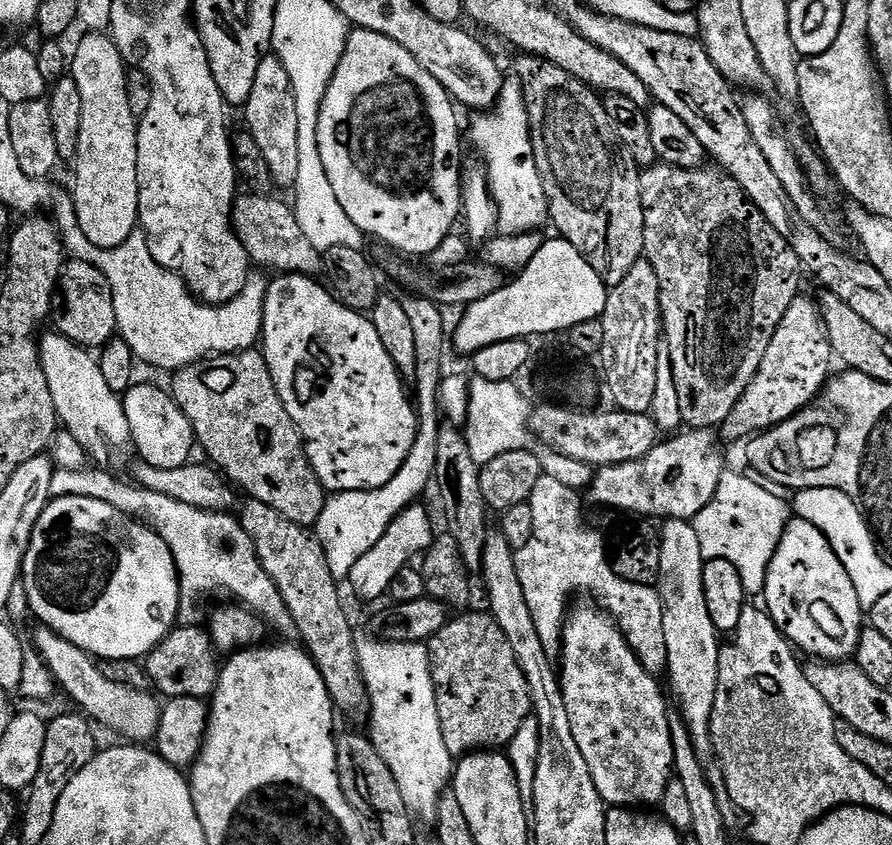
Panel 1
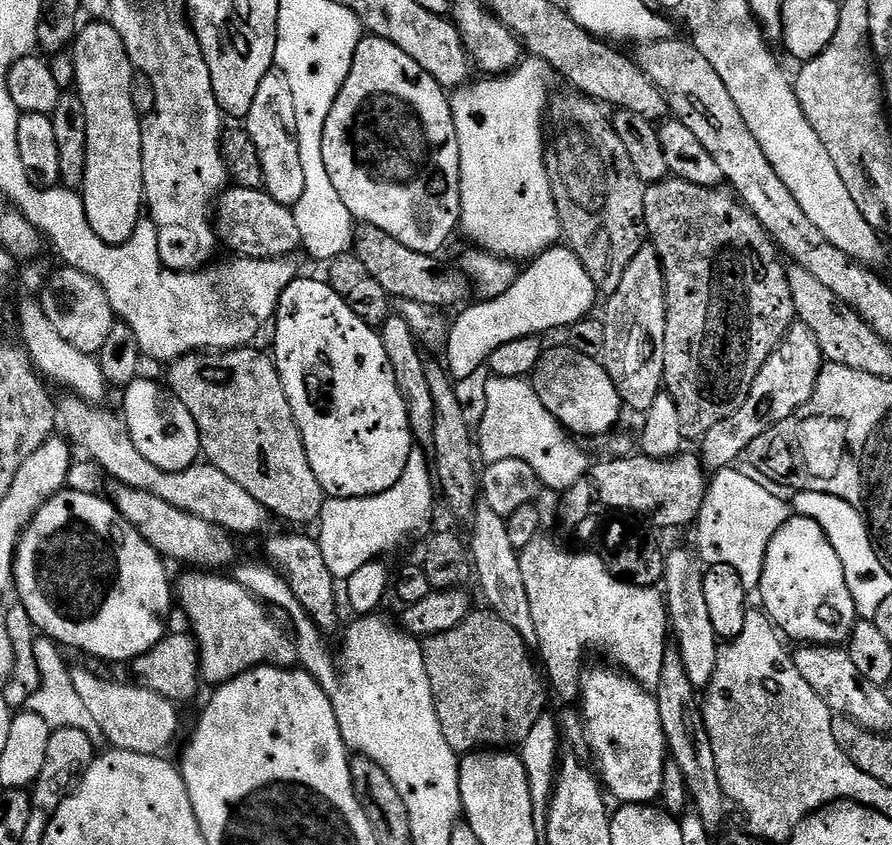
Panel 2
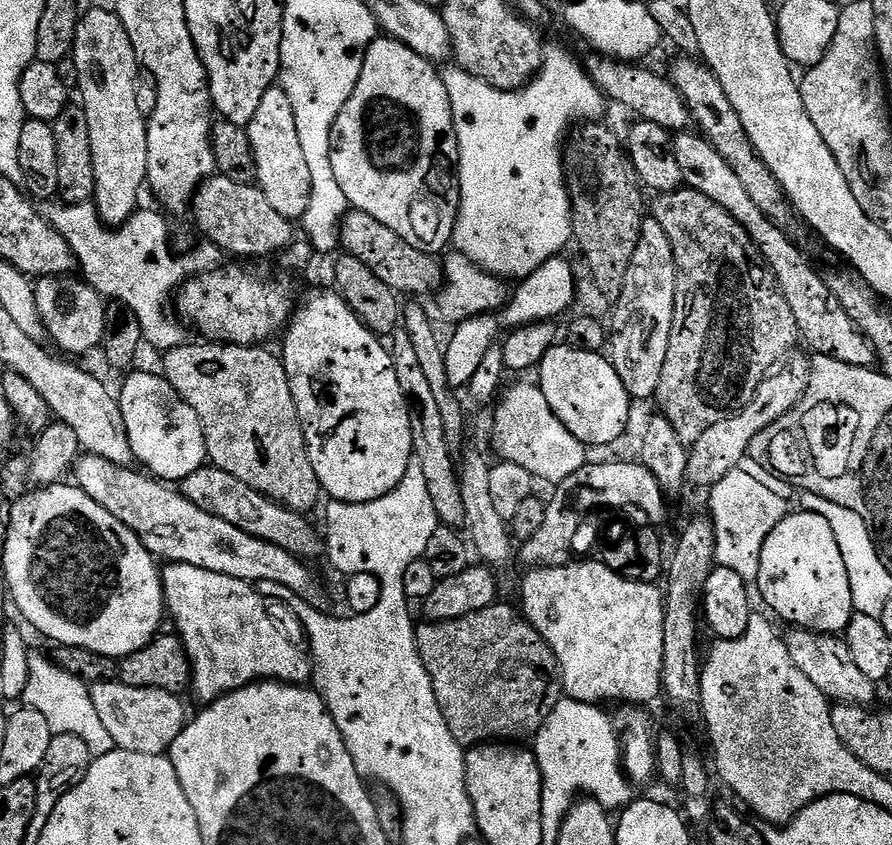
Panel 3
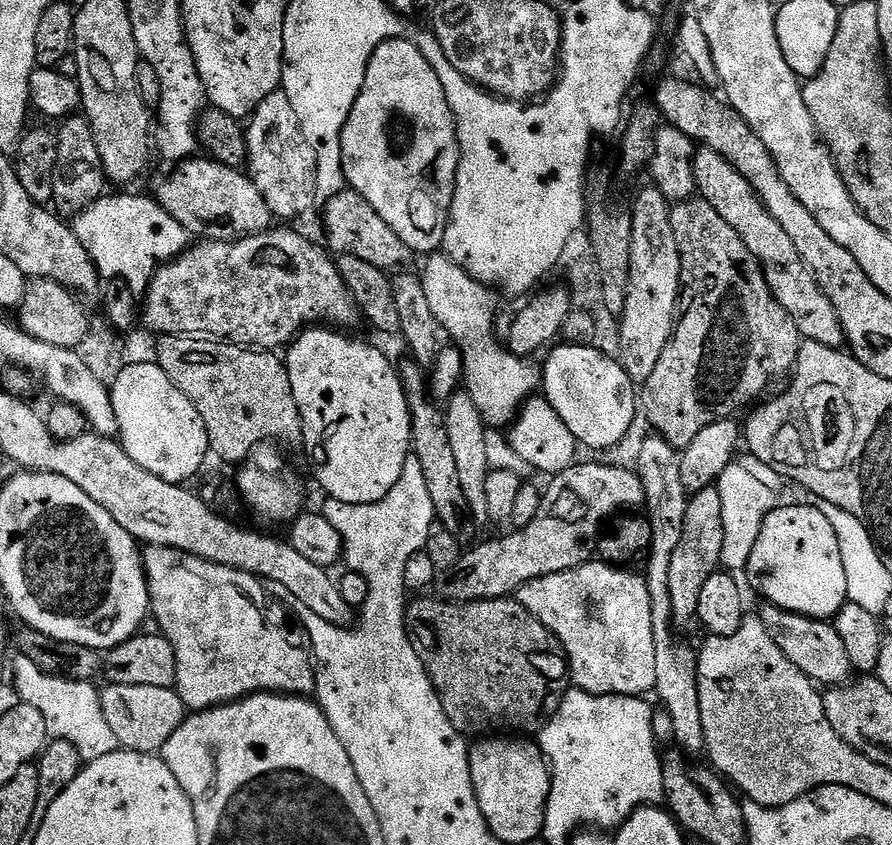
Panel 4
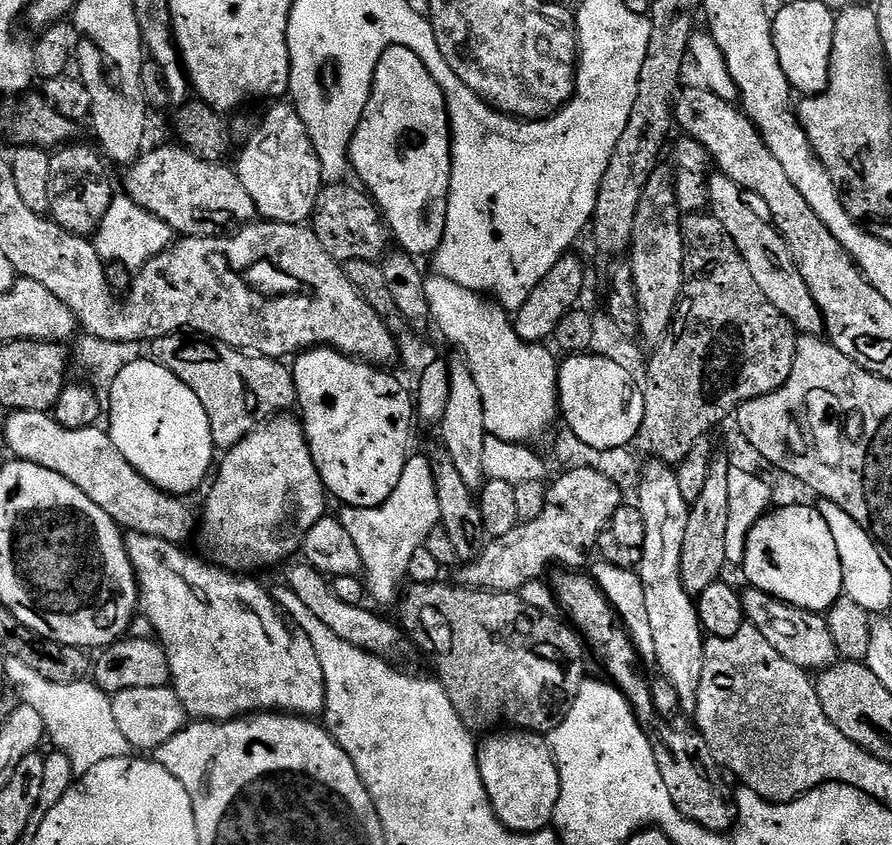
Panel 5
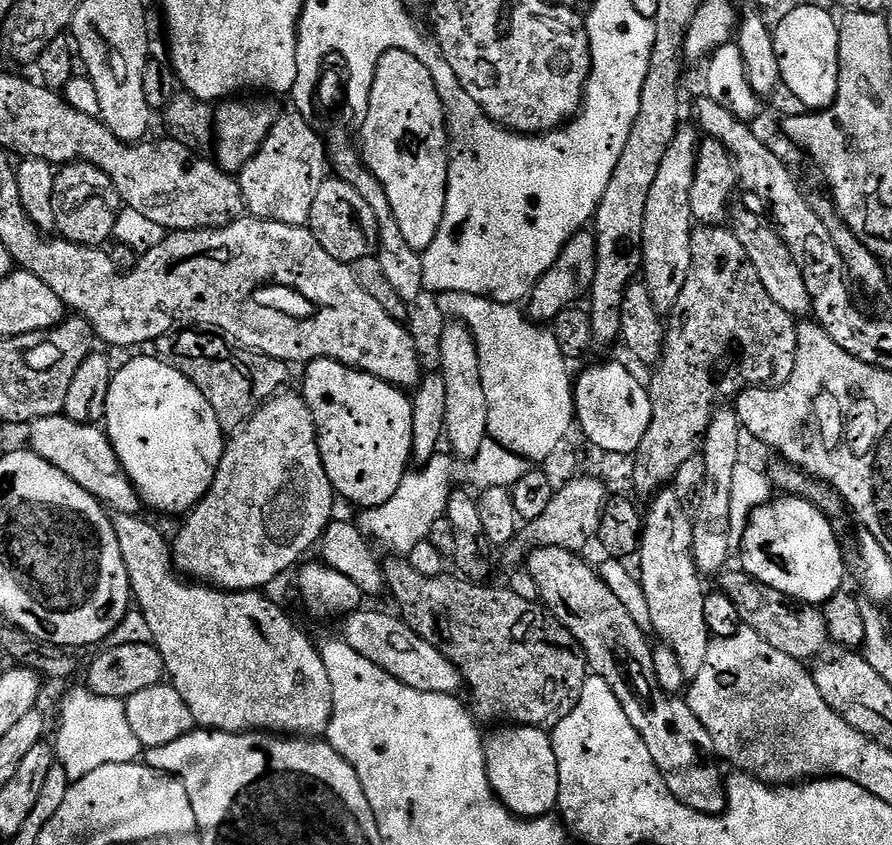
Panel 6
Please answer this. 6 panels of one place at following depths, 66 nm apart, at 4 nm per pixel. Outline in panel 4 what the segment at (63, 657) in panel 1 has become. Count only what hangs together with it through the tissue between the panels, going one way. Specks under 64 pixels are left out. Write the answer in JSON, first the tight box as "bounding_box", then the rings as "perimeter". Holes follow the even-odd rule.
{"bounding_box":[100,684,186,753],"perimeter":[[[108,684],[105,689],[100,692],[102,714],[106,714],[106,723],[110,725],[110,730],[114,730],[114,738],[121,749],[130,752],[159,753],[163,749],[164,743],[170,738],[170,734],[174,734],[174,730],[178,730],[178,726],[183,724],[186,719],[184,703],[177,694],[175,687]]]}

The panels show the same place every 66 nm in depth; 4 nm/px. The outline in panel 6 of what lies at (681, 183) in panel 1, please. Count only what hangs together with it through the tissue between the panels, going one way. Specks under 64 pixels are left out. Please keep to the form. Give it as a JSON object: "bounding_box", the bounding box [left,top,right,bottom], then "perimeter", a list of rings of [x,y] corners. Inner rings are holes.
{"bounding_box":[634,226,797,497],"perimeter":[[[700,226],[693,231],[688,273],[678,294],[678,302],[667,317],[664,350],[647,388],[652,417],[634,453],[635,491],[639,495],[651,497],[661,487],[660,480],[671,481],[682,462],[697,455],[698,445],[717,403],[716,395],[723,384],[726,391],[735,393],[741,386],[768,386],[777,379],[776,375],[786,378],[792,373],[796,361],[796,325],[797,321],[782,310],[770,294],[766,294],[758,270],[754,270],[750,258],[746,258],[746,250],[742,250],[742,242],[738,242],[731,230],[724,226]]]}

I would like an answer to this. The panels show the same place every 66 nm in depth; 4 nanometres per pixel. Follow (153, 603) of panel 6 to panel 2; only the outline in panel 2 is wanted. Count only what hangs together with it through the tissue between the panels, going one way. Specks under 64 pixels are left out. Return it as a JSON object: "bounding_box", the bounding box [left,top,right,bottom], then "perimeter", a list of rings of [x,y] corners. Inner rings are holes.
{"bounding_box":[174,570,297,686],"perimeter":[[[188,570],[175,585],[174,592],[178,604],[189,618],[191,635],[200,649],[200,674],[212,686],[225,684],[235,676],[249,672],[251,668],[260,668],[263,664],[272,664],[275,668],[290,668],[297,663],[295,642],[289,633],[283,632],[268,617],[269,609],[260,600],[247,591],[235,578],[227,580],[224,574],[213,574],[208,570]]]}

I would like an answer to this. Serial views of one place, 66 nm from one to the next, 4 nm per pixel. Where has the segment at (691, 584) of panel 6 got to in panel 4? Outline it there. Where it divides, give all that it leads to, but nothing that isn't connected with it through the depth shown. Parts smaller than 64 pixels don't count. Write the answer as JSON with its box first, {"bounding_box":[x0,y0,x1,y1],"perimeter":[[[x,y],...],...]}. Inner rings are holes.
{"bounding_box":[636,434,705,755],"perimeter":[[[655,434],[647,435],[642,445],[636,473],[643,484],[644,508],[651,524],[651,554],[644,567],[644,581],[650,592],[652,606],[652,630],[656,647],[656,688],[655,695],[662,700],[663,709],[671,716],[674,725],[674,742],[685,755],[705,751],[702,730],[701,700],[698,698],[697,653],[678,644],[672,637],[672,607],[670,606],[669,574],[670,559],[682,538],[683,519],[686,518],[689,493],[682,482],[679,451],[665,439]]]}

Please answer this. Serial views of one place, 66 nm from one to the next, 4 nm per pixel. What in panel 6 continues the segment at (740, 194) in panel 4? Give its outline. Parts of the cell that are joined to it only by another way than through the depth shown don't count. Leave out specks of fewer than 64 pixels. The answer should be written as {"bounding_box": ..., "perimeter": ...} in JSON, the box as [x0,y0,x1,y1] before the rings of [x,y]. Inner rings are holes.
{"bounding_box":[730,208,812,318],"perimeter":[[[744,208],[735,212],[736,209],[730,216],[730,221],[732,220],[730,230],[736,235],[738,242],[742,242],[742,250],[746,250],[746,258],[750,258],[754,270],[758,270],[758,278],[762,282],[762,286],[766,286],[766,294],[770,294],[770,298],[774,298],[774,302],[778,302],[778,306],[782,306],[782,310],[786,310],[789,316],[793,318],[807,317],[812,310],[810,290],[806,290],[802,270],[798,270],[780,233],[765,217],[764,221],[762,217],[755,216],[754,213],[747,212]]]}

